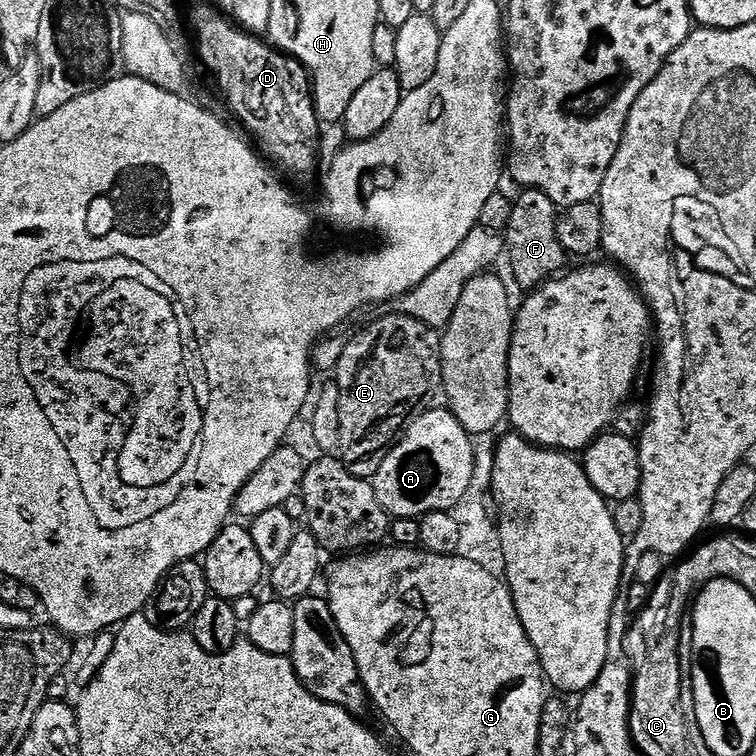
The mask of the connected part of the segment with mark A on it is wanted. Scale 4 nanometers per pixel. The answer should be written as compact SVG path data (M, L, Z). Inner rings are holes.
M429 407L417 416L393 445L390 454L378 466L378 474L372 480L380 506L388 511L389 517L419 518L431 512L451 512L452 507L464 497L474 474L474 446L472 436L458 422L458 418L447 407Z

